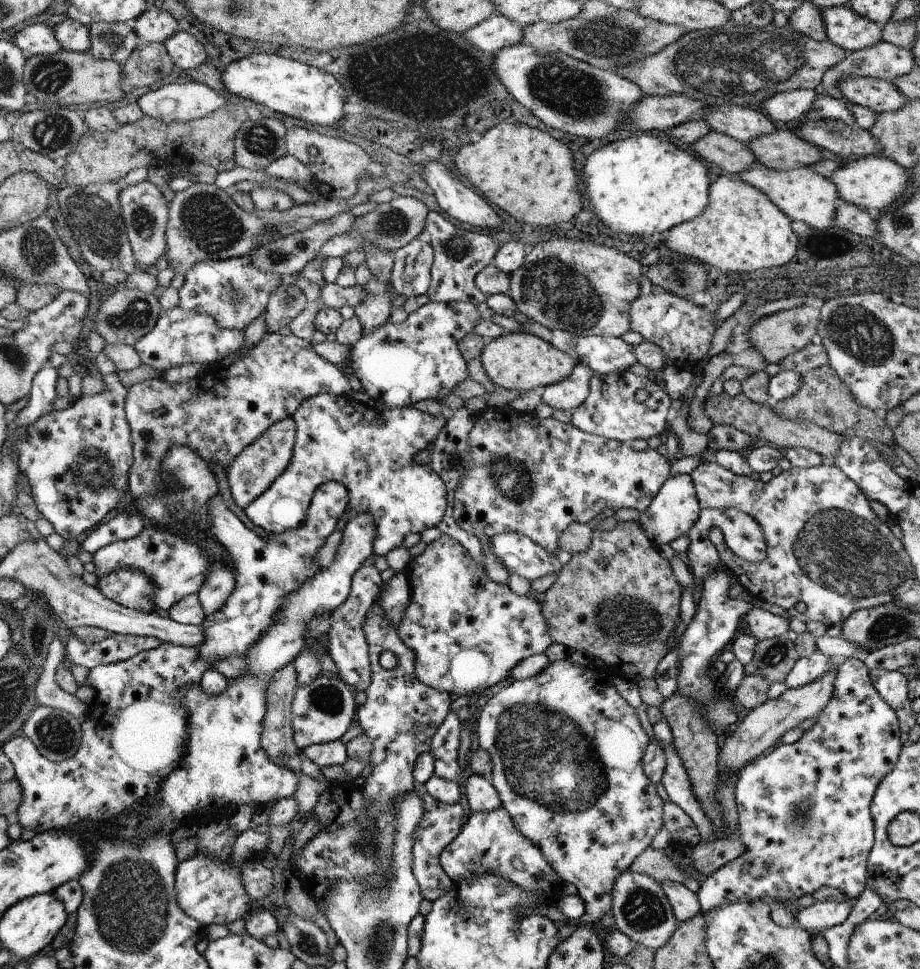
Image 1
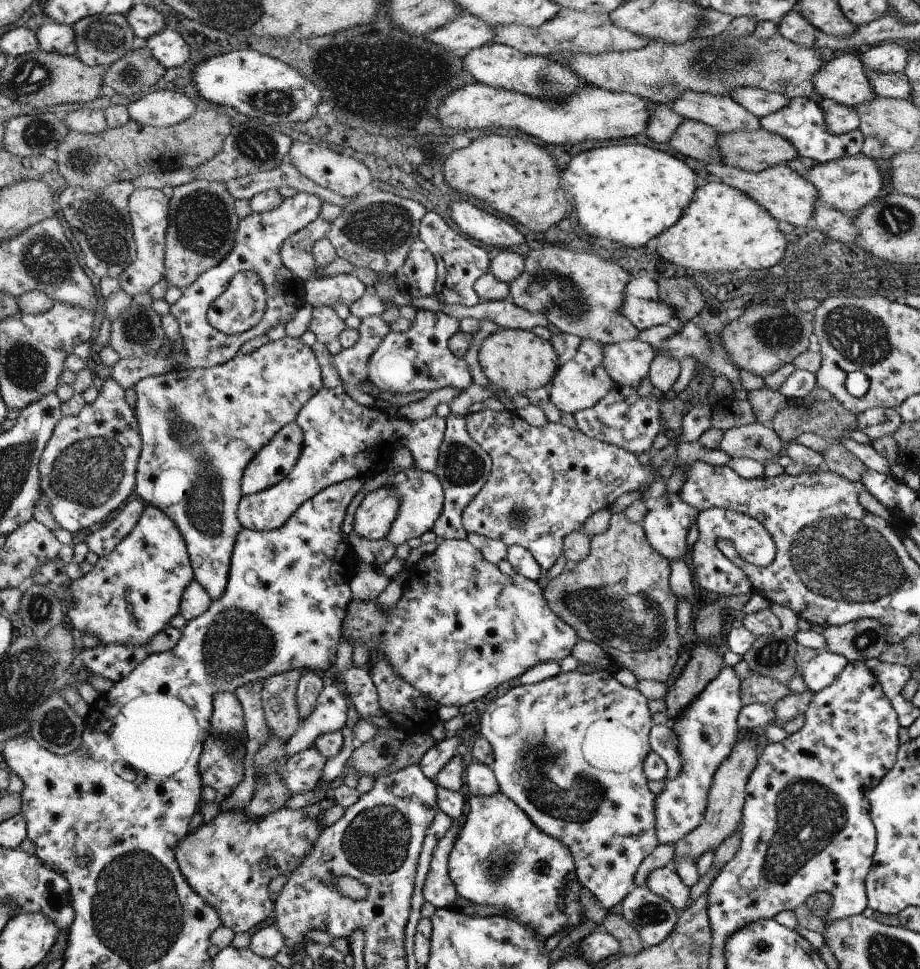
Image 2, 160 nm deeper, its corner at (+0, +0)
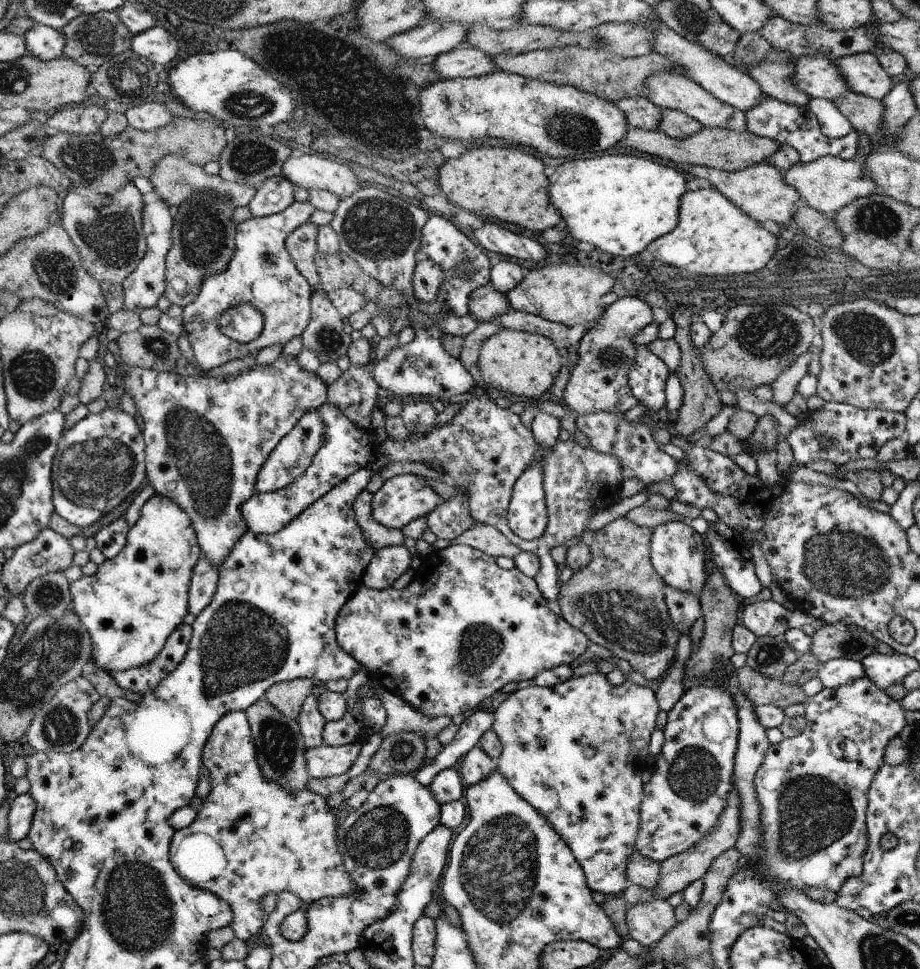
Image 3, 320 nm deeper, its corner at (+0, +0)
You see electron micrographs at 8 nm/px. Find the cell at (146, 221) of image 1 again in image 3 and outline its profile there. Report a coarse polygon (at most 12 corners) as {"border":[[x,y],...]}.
{"border":[[152,195],[143,210],[147,251],[121,284],[122,309],[138,316],[164,294],[173,245],[170,208]]}

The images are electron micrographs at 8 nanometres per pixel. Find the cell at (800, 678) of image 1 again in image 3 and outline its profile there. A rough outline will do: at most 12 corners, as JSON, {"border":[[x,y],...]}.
{"border":[[839,658],[820,664],[824,688],[836,690],[866,677],[861,661]]}

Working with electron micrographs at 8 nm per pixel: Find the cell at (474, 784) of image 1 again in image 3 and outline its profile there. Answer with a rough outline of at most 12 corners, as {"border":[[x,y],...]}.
{"border":[[478,744],[462,757],[460,773],[468,788],[486,778],[498,762]]}

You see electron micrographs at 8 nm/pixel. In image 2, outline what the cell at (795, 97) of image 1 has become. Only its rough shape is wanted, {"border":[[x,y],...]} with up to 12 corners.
{"border":[[749,86],[729,96],[759,119],[789,101],[783,94]]}

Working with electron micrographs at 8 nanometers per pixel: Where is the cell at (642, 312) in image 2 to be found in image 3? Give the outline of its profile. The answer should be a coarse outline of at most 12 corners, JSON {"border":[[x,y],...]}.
{"border":[[637,297],[608,305],[578,342],[561,402],[624,415],[633,337],[654,322]]}

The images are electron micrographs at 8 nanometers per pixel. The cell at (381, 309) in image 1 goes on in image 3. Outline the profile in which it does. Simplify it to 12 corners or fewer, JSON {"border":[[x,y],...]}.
{"border":[[351,365],[332,385],[327,402],[360,430],[371,429],[378,403],[368,365]]}

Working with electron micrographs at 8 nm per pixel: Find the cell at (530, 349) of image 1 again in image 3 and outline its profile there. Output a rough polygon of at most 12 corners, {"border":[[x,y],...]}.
{"border":[[500,328],[479,350],[487,386],[531,401],[562,363],[553,340]]}

